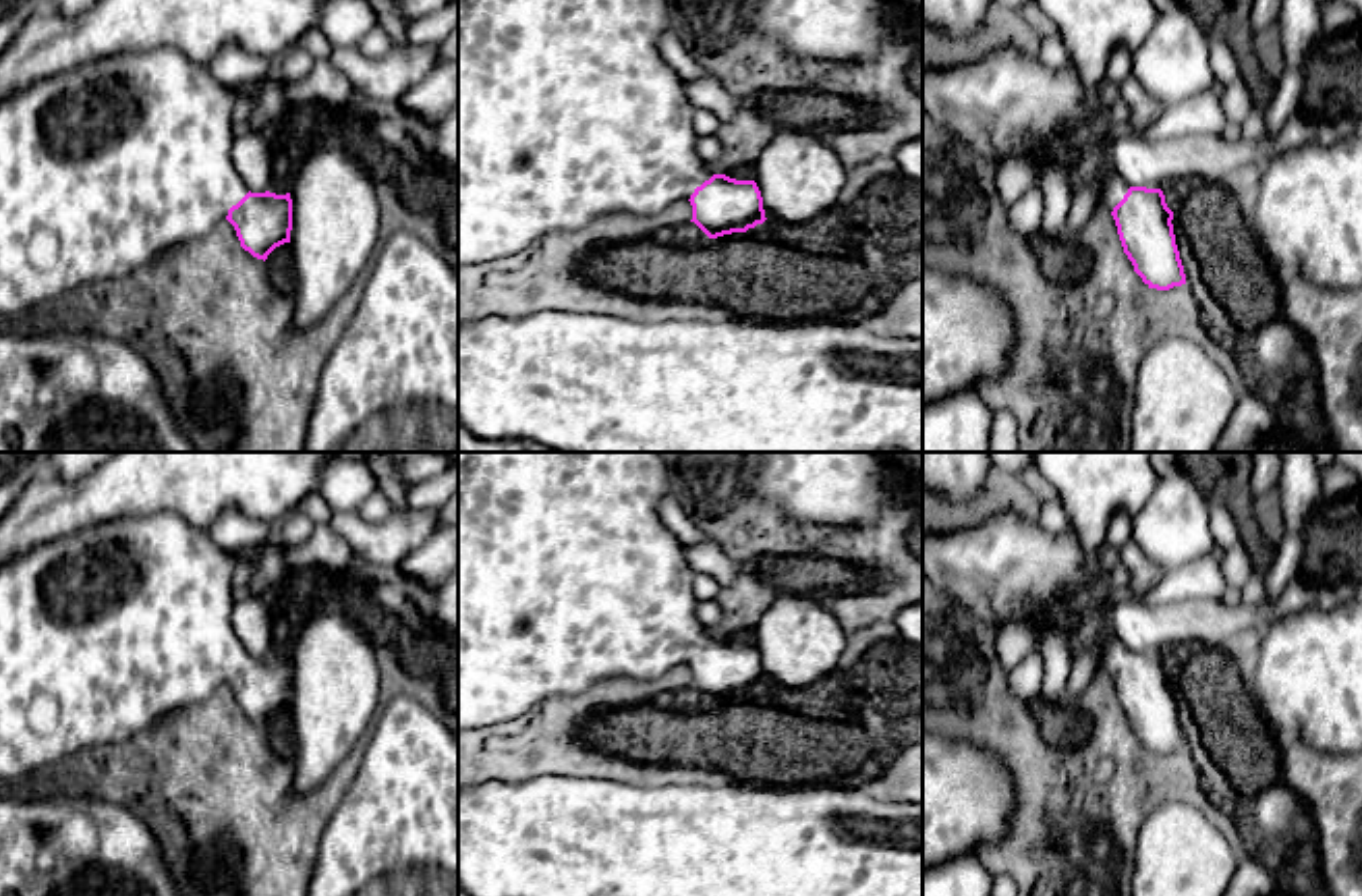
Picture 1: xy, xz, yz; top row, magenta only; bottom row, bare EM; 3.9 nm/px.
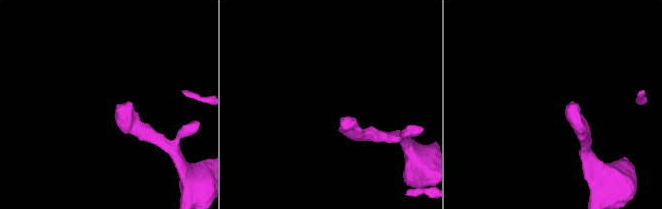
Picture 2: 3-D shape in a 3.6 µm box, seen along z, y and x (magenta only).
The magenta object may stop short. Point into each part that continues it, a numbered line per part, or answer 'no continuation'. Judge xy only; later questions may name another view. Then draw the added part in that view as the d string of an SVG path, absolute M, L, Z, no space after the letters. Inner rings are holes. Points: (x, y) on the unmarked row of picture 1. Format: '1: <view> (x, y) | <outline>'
1: xy (104, 631) | M178 514L122 516L46 541L6 564L0 564L0 782L19 782L46 765L64 761L87 749L129 740L149 728L155 720L205 701L228 674L249 655L232 628L232 572L238 556L218 545L203 527L195 527Z

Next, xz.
1: xz (566, 575) | M458 452L458 730L512 722L551 697L585 693L591 684L614 678L653 680L676 666L686 666L713 639L697 618L699 599L692 593L694 570L688 566L684 545L659 519L659 502L670 496L670 467L659 452Z

